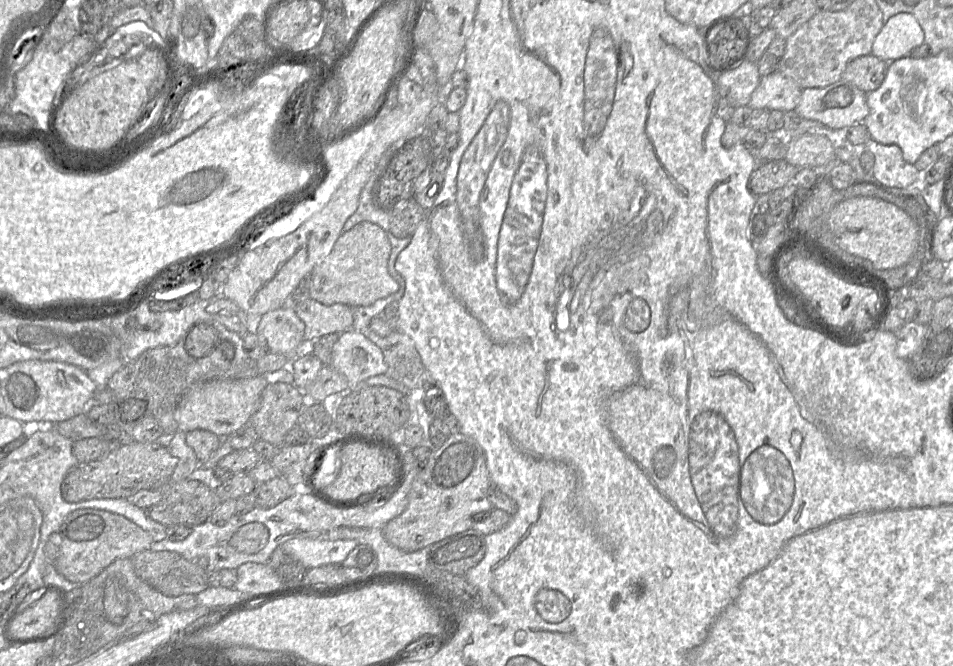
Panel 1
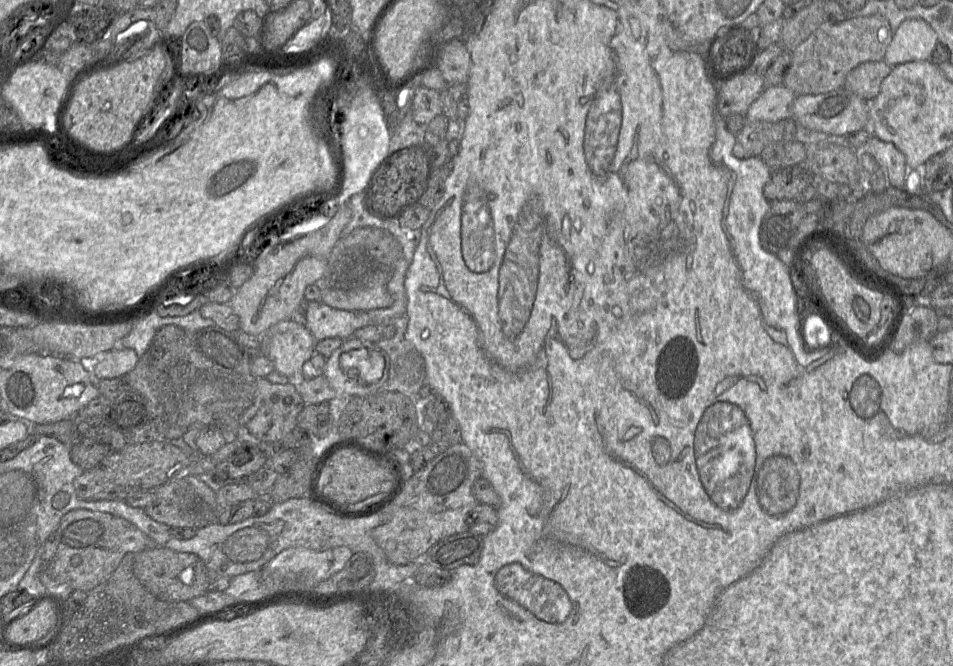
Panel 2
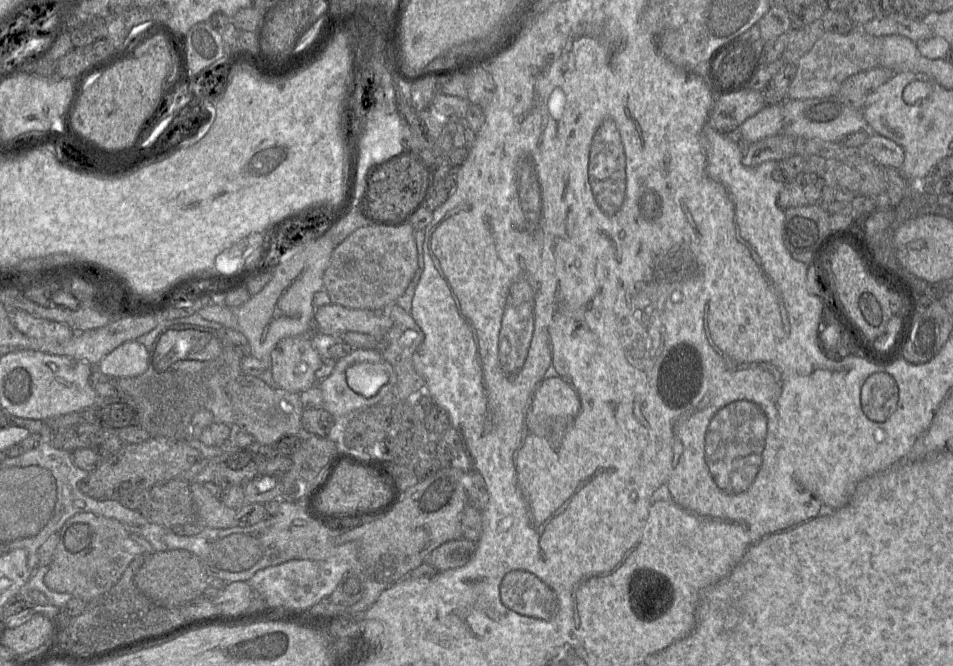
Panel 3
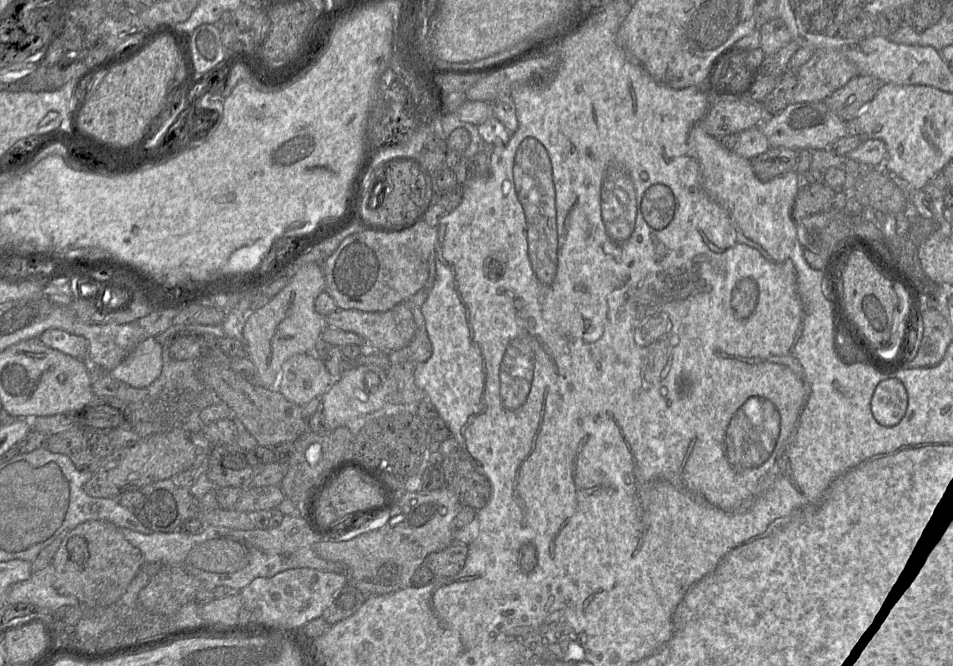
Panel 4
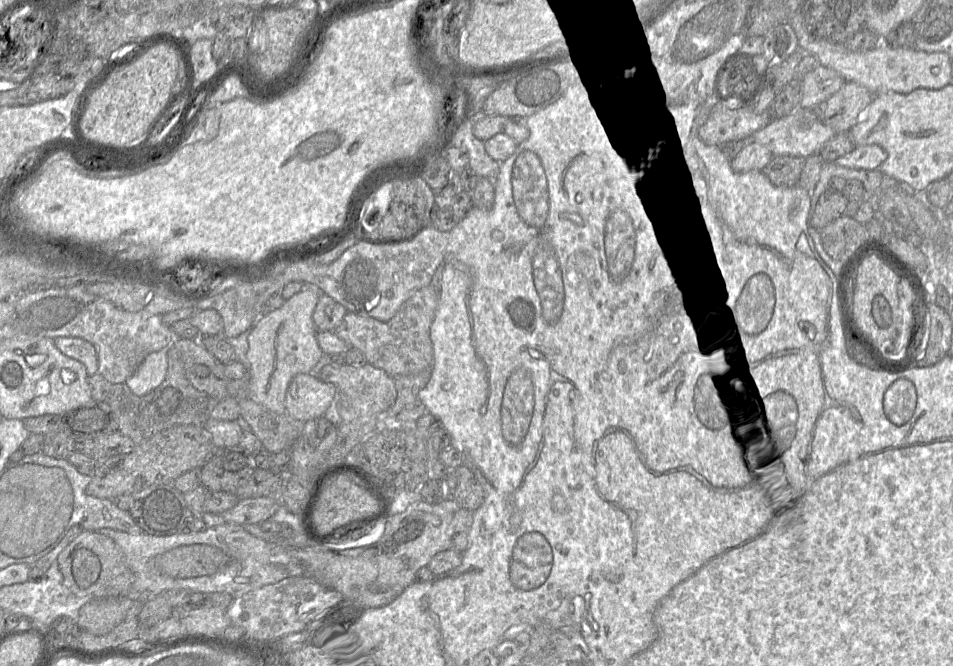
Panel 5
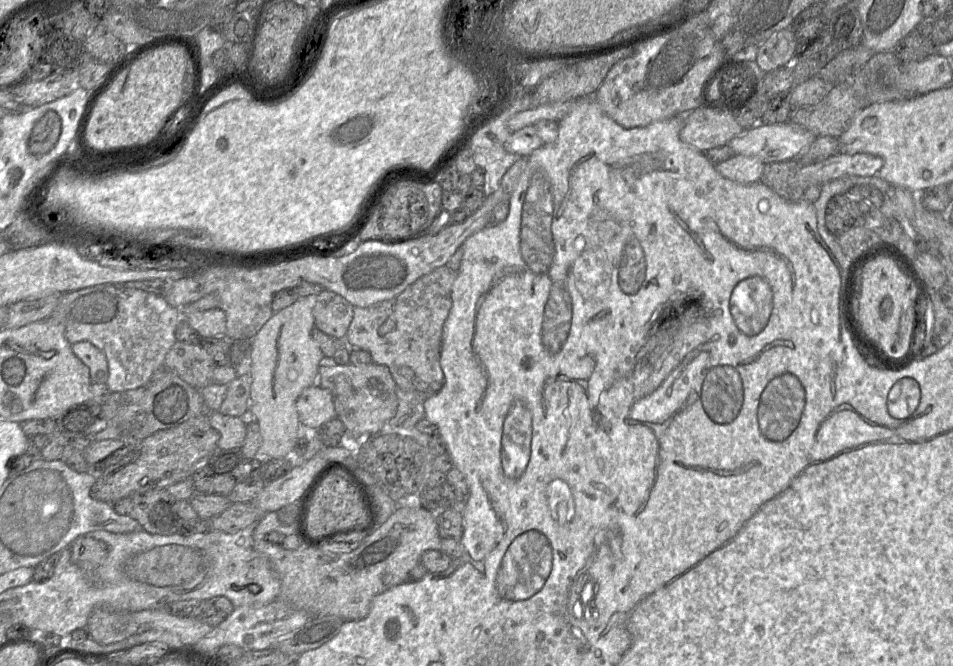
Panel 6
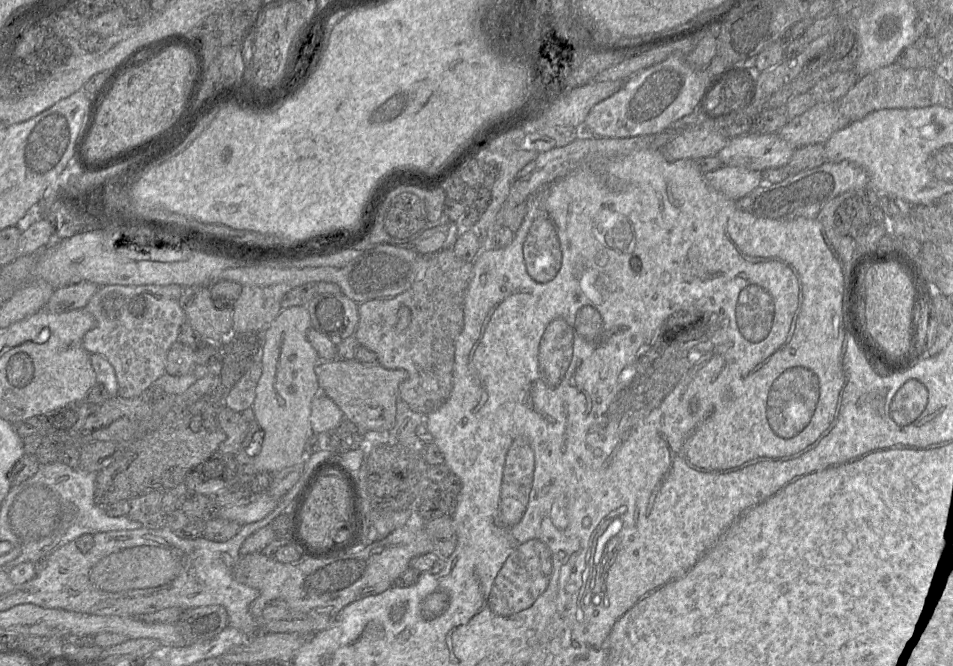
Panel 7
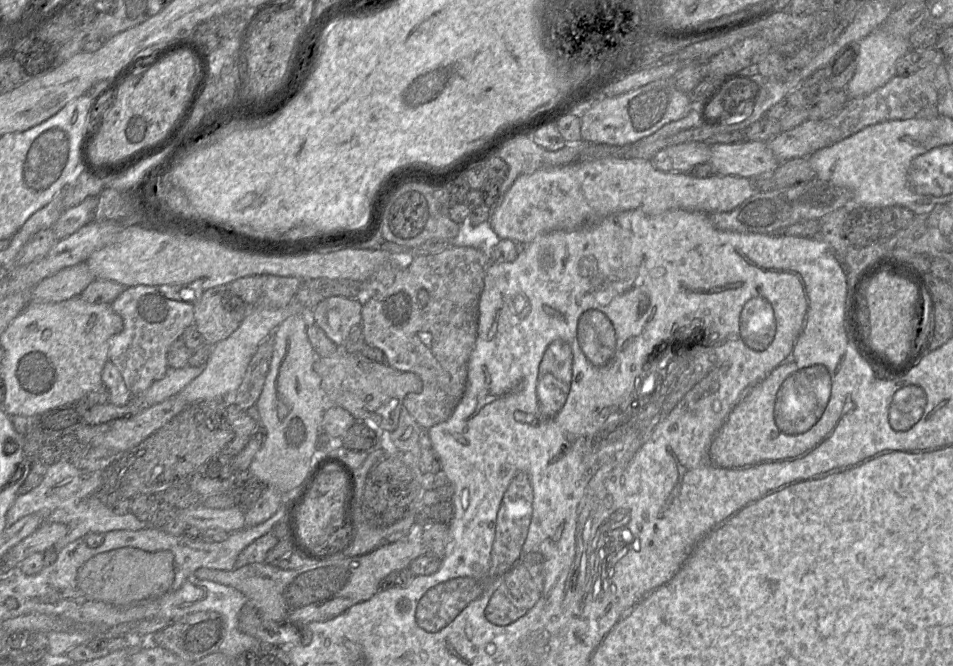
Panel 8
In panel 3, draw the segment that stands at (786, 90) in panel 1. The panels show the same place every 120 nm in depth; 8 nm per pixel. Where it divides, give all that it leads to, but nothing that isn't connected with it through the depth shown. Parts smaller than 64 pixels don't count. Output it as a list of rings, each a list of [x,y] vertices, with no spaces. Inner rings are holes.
[[[765,105],[740,126],[742,140],[746,144],[757,142],[782,132],[782,126],[783,105]]]

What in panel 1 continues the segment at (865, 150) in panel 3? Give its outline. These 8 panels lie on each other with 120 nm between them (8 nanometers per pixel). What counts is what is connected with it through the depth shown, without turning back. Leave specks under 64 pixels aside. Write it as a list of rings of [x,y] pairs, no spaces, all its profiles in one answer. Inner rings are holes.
[[[872,138],[865,146],[874,155],[873,173],[876,180],[890,186],[906,188],[921,183],[921,172],[904,159],[895,144],[882,144]]]

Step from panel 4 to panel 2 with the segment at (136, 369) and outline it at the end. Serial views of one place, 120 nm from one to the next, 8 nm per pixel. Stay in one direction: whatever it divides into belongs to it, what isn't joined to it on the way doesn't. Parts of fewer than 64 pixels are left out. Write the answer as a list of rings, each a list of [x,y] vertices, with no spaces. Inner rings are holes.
[[[114,347],[89,360],[89,368],[94,380],[125,376],[138,362],[138,355],[133,349]]]

